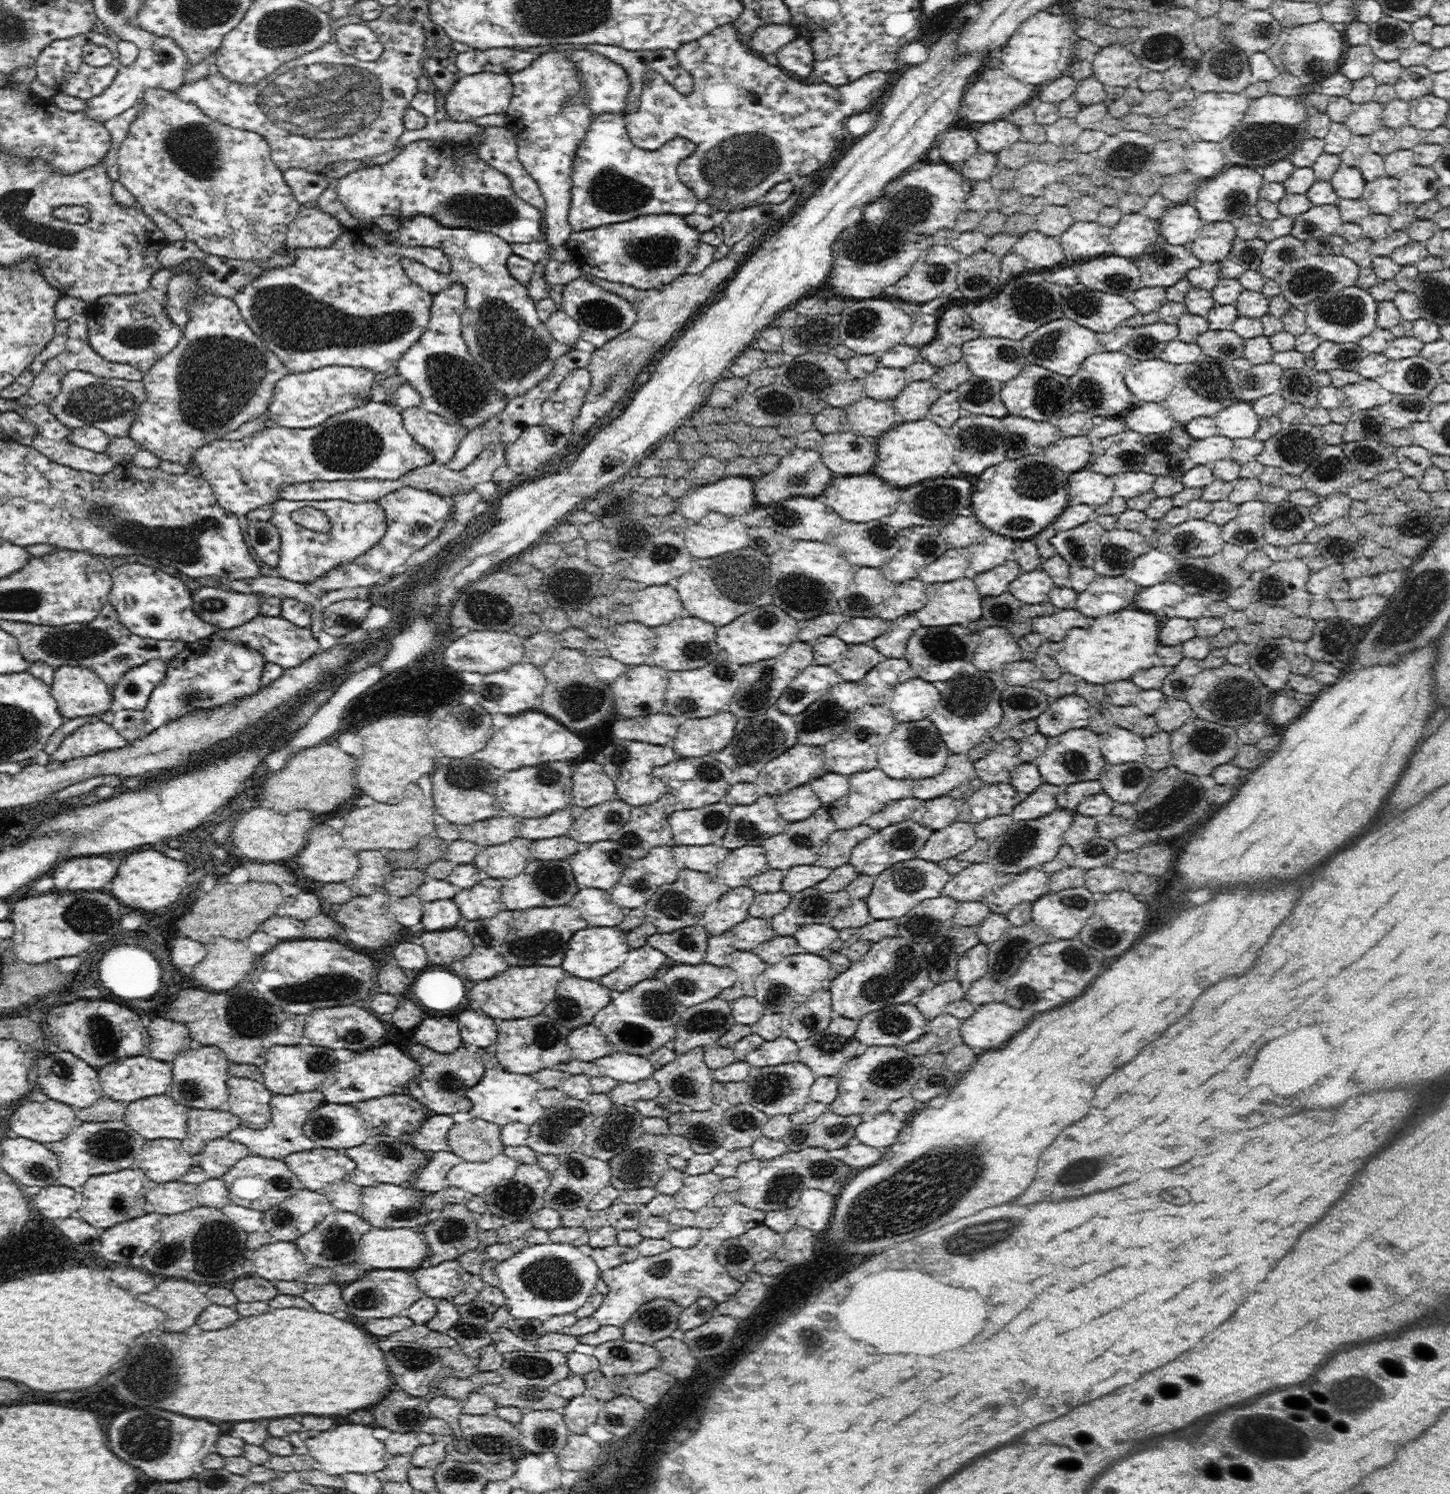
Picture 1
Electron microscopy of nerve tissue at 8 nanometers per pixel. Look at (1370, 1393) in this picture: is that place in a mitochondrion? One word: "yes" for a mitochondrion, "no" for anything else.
yes

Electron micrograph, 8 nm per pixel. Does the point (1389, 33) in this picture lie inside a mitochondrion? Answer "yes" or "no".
yes

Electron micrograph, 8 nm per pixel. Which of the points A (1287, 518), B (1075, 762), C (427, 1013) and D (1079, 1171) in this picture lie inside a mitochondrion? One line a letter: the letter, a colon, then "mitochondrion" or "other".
A: mitochondrion
B: mitochondrion
C: other
D: mitochondrion

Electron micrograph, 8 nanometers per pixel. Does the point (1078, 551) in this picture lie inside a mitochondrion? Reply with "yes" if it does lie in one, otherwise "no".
yes

